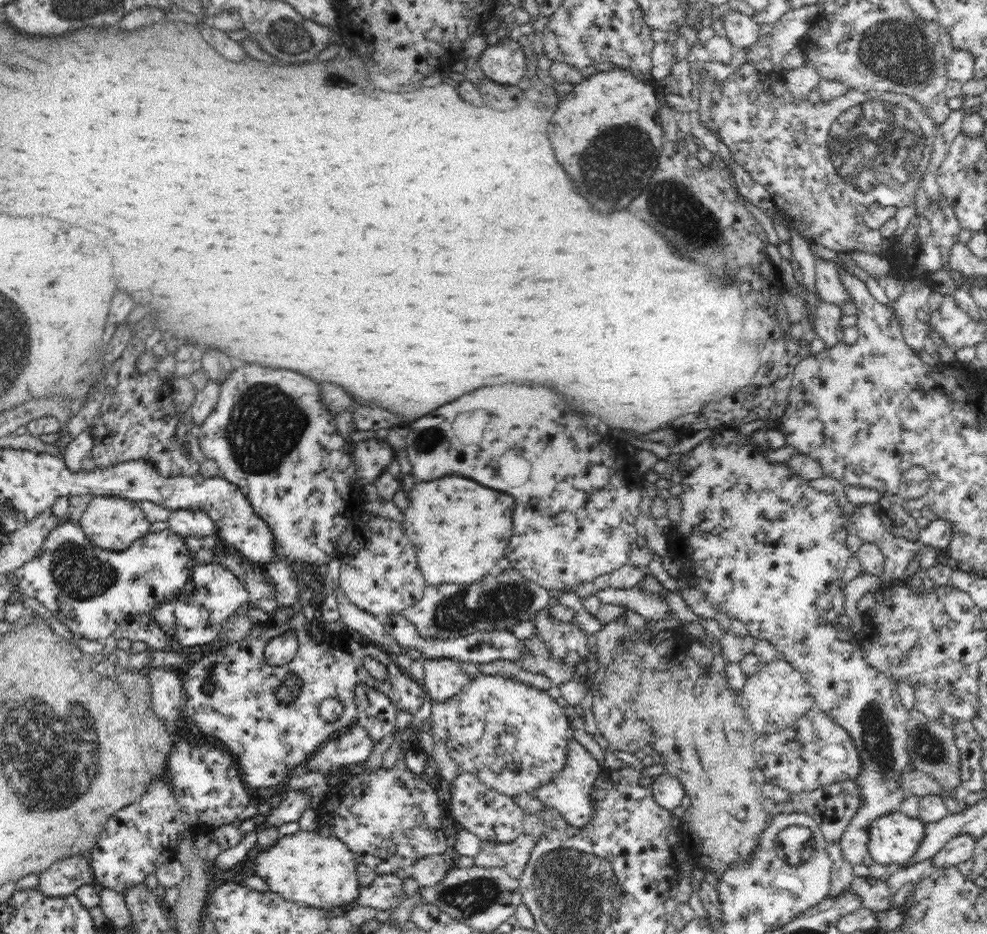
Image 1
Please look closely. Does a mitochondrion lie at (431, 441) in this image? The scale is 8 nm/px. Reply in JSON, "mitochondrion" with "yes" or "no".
{"mitochondrion":"yes"}

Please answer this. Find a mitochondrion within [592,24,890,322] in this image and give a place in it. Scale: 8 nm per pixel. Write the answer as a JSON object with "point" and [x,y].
{"point":[673,205]}

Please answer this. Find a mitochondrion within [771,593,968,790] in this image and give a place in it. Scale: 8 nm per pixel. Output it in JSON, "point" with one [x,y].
{"point":[929,749]}

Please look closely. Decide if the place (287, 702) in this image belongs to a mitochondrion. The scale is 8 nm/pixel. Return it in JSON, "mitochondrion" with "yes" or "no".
{"mitochondrion":"no"}

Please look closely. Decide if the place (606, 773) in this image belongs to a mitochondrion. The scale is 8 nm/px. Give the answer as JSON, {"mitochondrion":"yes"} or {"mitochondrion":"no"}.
{"mitochondrion":"no"}

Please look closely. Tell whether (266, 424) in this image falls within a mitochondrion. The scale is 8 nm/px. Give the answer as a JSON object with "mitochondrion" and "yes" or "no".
{"mitochondrion":"yes"}

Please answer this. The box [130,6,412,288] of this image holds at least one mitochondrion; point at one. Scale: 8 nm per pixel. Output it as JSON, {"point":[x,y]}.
{"point":[288,37]}

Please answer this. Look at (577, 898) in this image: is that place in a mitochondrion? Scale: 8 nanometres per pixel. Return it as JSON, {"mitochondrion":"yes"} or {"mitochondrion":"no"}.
{"mitochondrion":"yes"}

